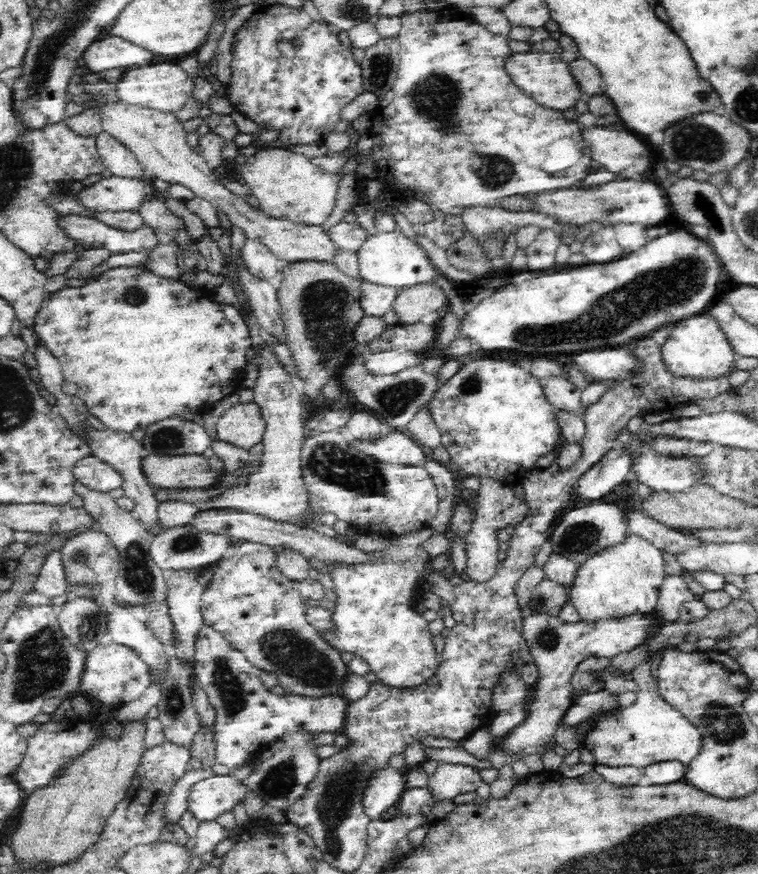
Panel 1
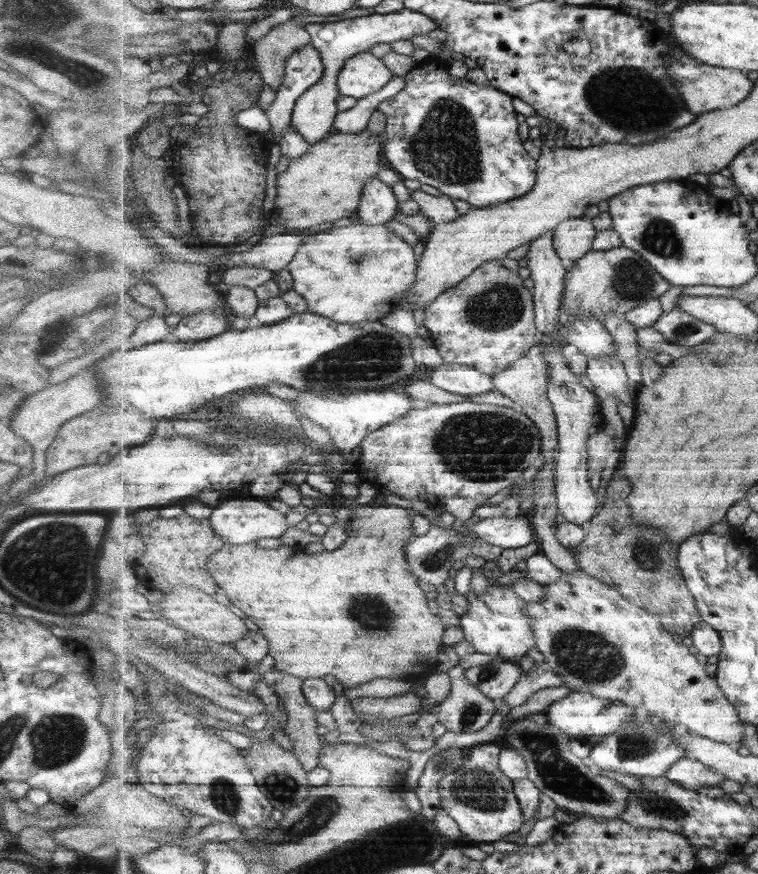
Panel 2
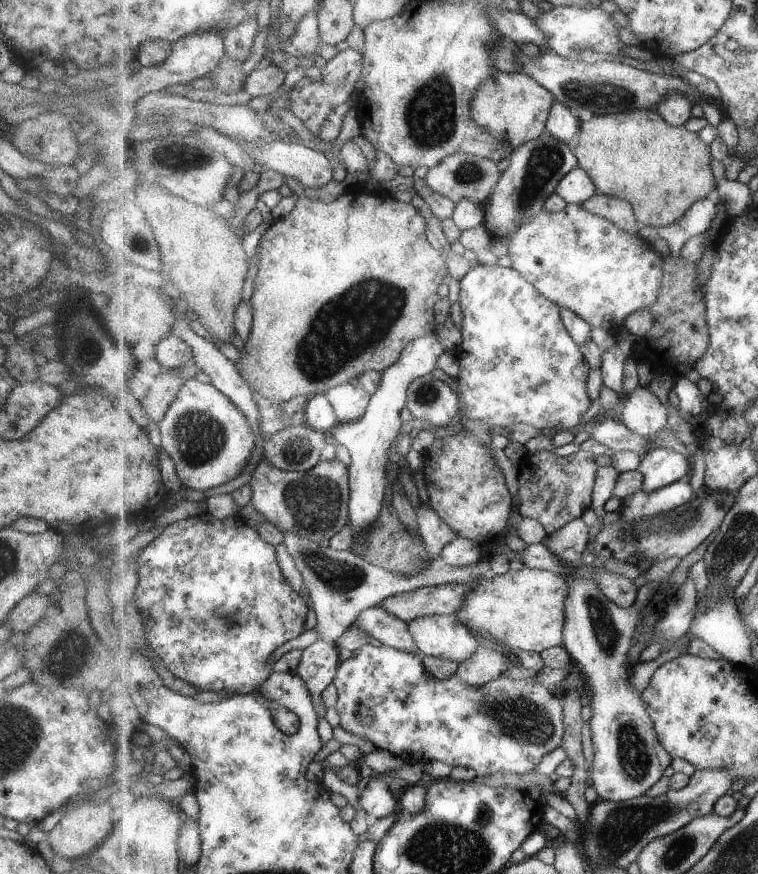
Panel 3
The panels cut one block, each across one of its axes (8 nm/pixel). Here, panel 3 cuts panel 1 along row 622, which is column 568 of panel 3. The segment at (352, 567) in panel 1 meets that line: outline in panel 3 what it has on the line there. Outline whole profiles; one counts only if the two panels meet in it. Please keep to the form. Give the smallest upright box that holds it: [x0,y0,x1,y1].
[454,262,594,430]

